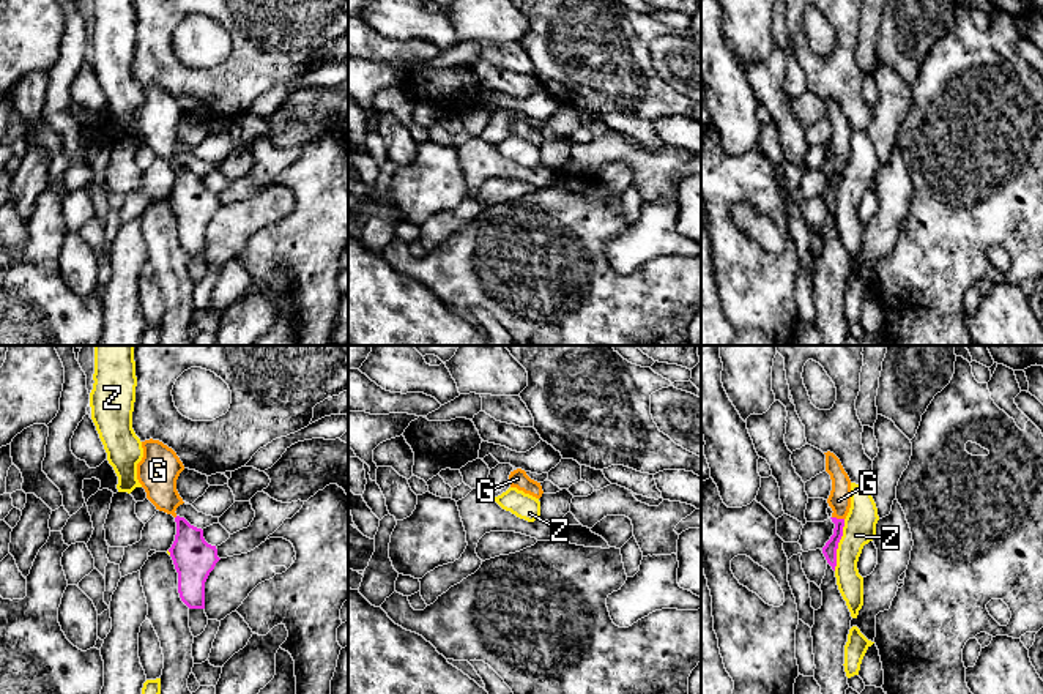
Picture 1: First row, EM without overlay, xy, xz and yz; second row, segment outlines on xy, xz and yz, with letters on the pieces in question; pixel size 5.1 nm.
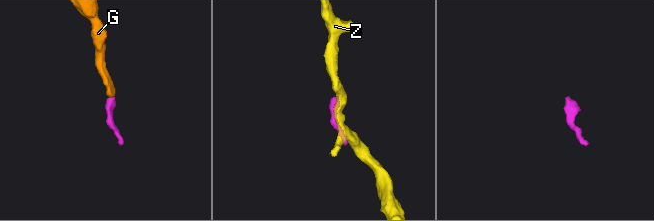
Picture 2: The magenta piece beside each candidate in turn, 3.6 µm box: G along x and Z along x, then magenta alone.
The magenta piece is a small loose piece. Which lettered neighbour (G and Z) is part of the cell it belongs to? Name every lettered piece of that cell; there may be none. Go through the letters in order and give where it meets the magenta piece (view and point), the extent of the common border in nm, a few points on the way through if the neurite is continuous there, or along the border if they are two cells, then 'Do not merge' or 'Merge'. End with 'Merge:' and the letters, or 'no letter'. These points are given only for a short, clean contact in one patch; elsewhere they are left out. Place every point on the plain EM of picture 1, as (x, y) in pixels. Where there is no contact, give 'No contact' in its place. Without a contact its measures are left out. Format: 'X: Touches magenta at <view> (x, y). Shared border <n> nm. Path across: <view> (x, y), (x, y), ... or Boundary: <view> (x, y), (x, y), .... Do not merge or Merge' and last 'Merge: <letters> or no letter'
G: Touches magenta at yz (838, 166). Shared border 70 nm. Path across: yz (829, 197), (838, 177), (838, 166), (838, 147). Merge
Z: Touches magenta at yz (837, 191). Shared border 280 nm. Do not merge
Merge: G

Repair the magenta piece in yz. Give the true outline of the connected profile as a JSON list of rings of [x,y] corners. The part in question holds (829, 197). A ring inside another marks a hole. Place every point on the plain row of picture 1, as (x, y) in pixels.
[[[827,98],[826,101],[826,118],[830,121],[832,126],[832,137],[827,145],[829,153],[832,155],[832,169],[835,170],[833,181],[822,194],[822,200],[827,210],[835,218],[837,213],[837,196],[838,189],[843,183],[844,166],[851,155],[851,126],[844,118],[840,106]]]

